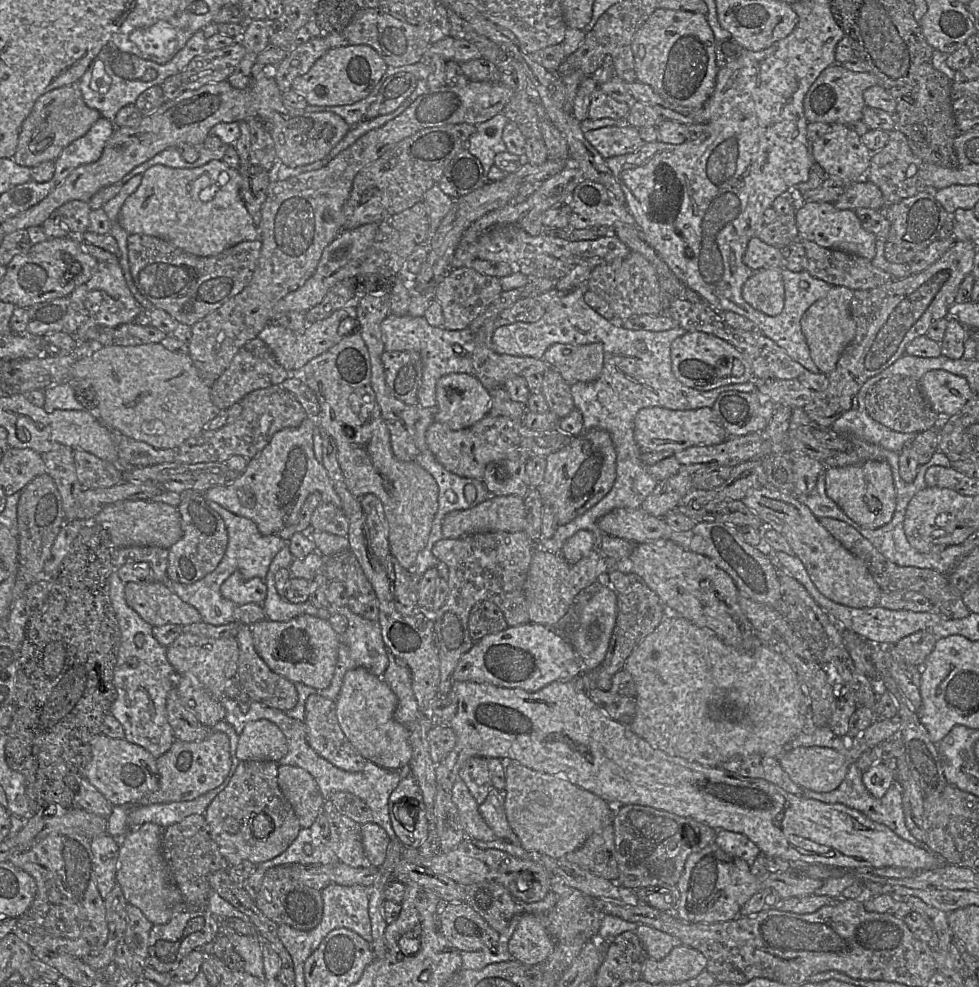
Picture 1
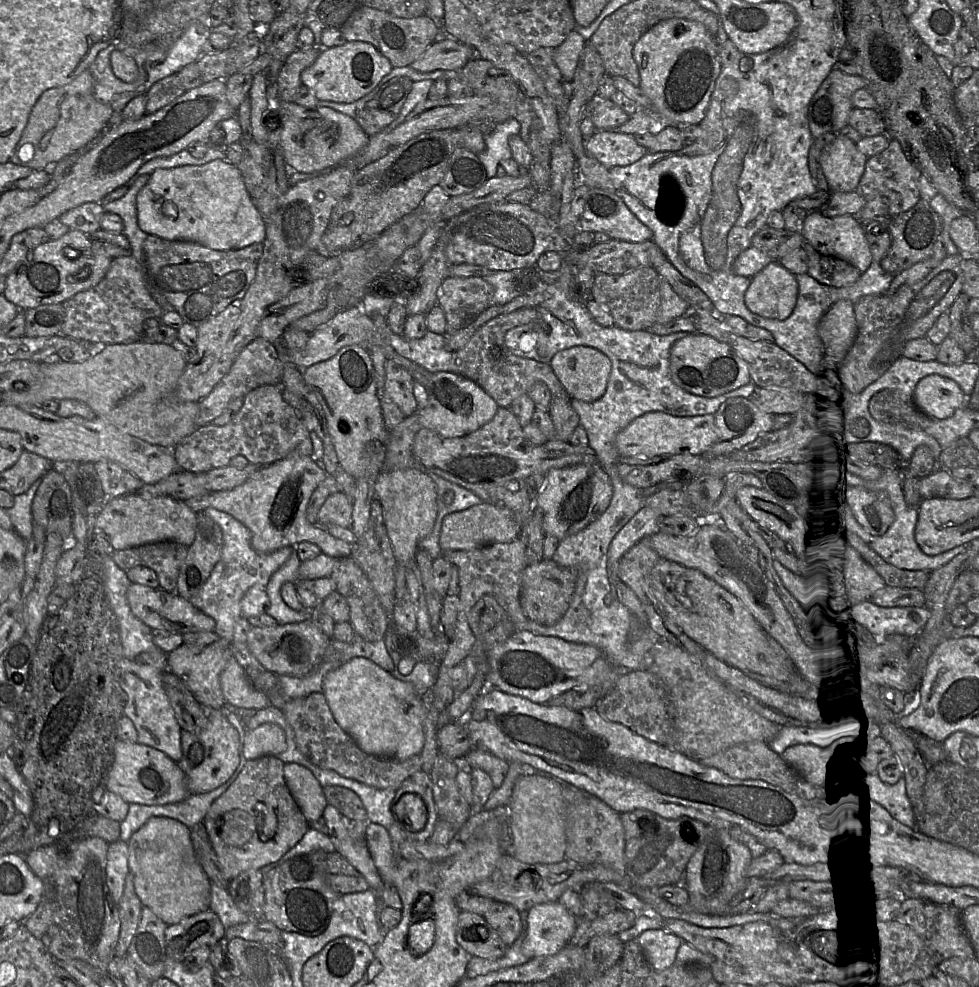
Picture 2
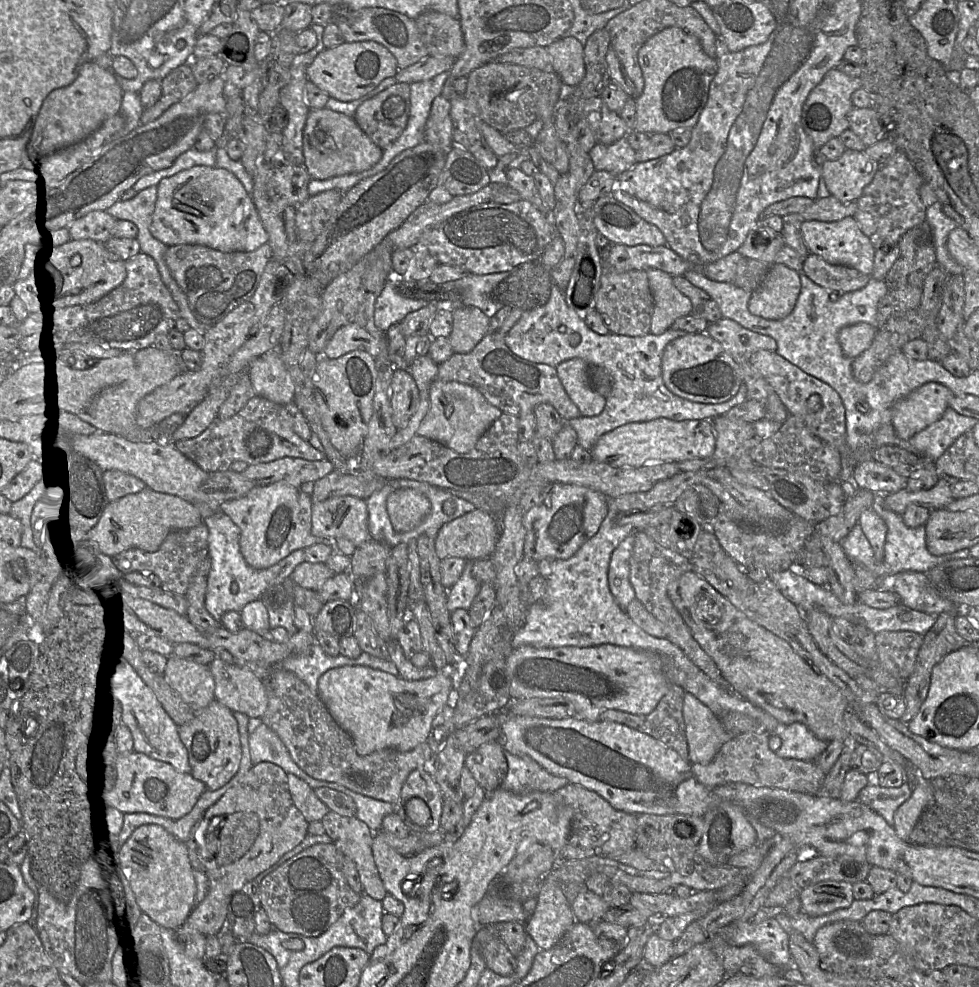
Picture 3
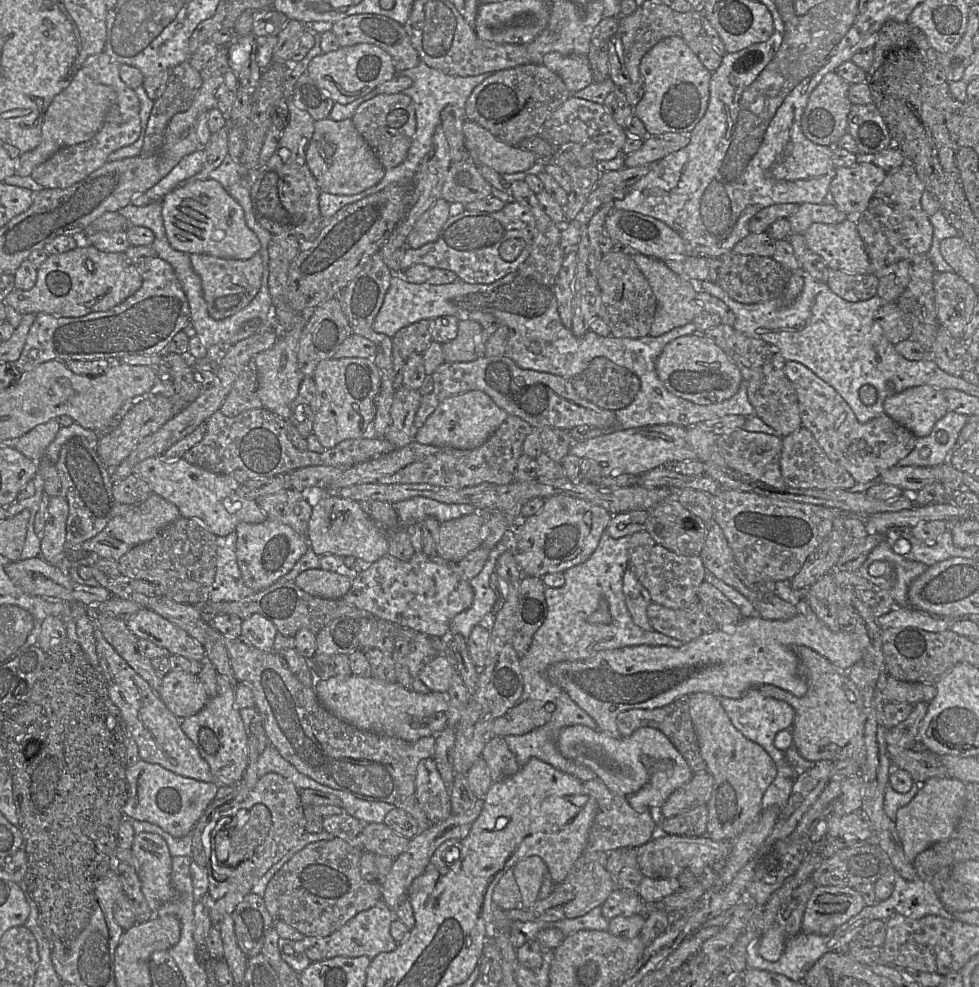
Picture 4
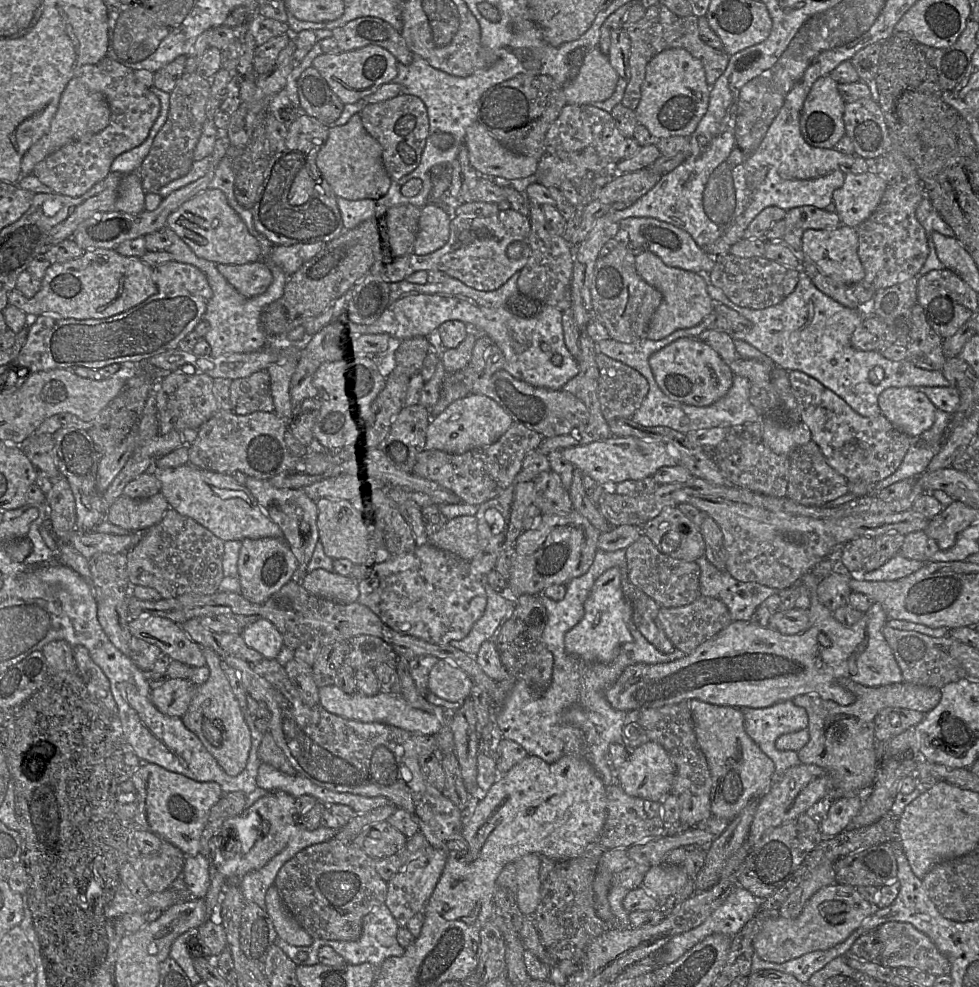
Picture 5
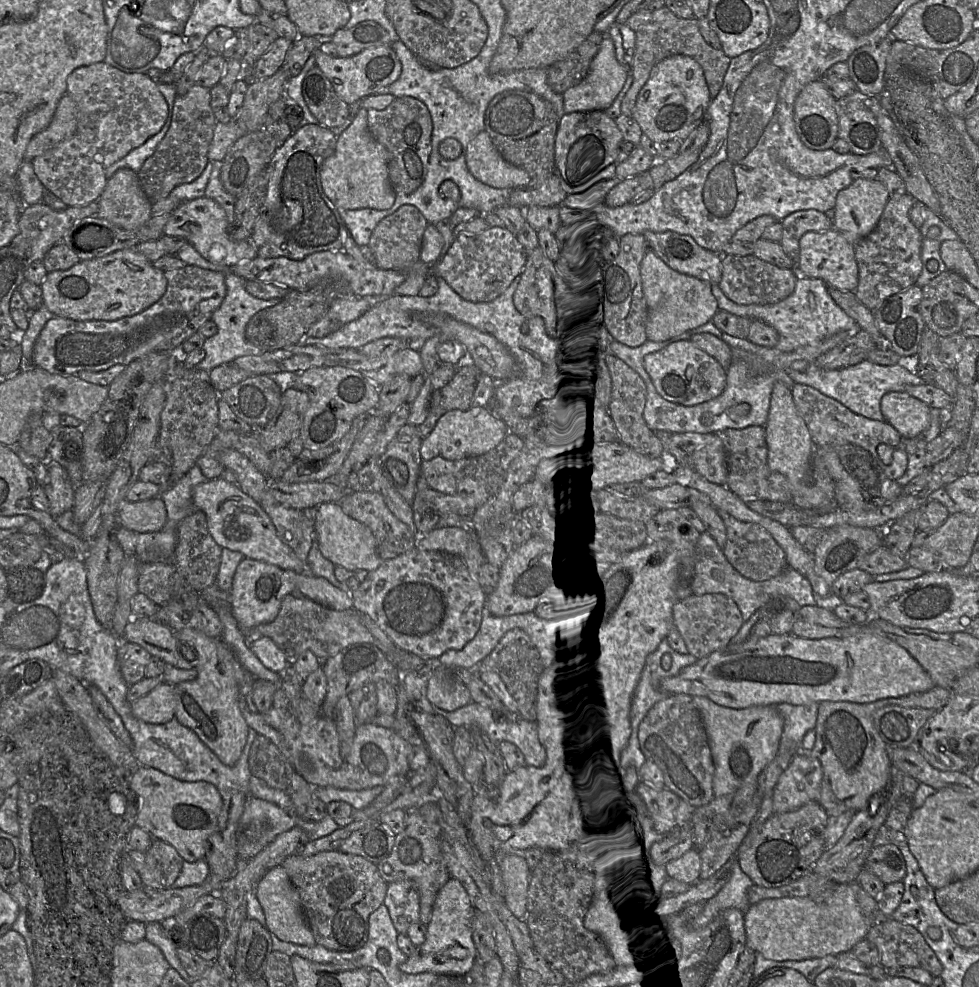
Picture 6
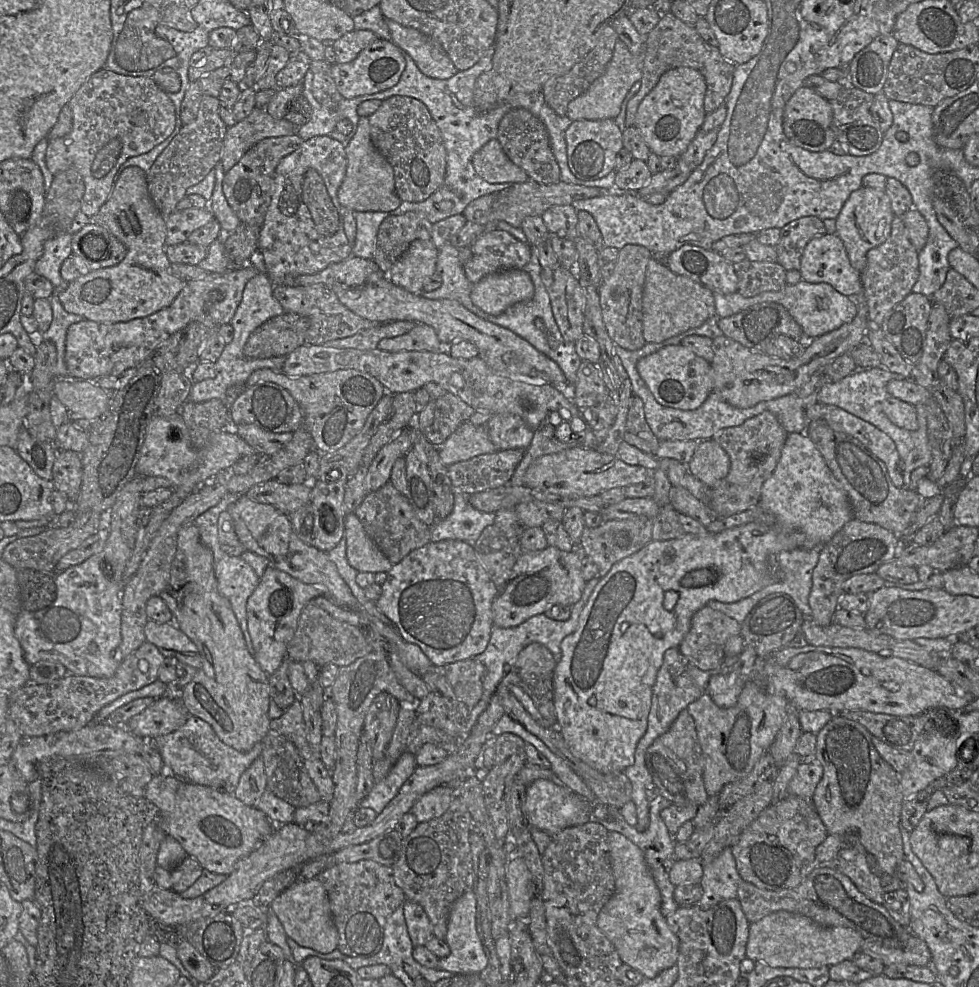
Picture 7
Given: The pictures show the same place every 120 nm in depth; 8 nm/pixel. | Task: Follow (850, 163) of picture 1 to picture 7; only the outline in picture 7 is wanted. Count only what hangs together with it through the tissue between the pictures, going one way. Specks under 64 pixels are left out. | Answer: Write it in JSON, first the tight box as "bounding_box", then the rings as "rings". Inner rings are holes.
{"bounding_box":[835,187,894,273],"rings":[[[860,187],[850,194],[835,219],[835,234],[842,241],[852,267],[861,273],[867,263],[867,252],[889,236],[894,218],[890,199],[884,190]]]}

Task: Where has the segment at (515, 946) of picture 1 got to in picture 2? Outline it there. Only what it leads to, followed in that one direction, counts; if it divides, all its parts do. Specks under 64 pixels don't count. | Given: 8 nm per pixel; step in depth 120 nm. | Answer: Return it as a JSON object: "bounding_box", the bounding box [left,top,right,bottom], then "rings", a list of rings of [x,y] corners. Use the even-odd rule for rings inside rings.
{"bounding_box":[521,900,577,959],"rings":[[[558,900],[533,905],[527,911],[527,927],[521,952],[527,959],[556,954],[575,931],[577,918]]]}

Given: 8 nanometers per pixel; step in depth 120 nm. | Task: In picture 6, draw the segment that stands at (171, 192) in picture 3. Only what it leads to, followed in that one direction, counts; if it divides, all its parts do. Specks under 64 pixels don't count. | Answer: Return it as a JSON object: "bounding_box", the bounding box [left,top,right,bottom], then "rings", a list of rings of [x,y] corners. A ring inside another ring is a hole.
{"bounding_box":[163,196,257,267],"rings":[[[204,196],[183,202],[174,210],[163,233],[186,239],[203,258],[214,264],[232,267],[243,261],[255,259],[257,250],[251,240],[232,240],[229,236],[229,228],[225,210],[216,201]]]}

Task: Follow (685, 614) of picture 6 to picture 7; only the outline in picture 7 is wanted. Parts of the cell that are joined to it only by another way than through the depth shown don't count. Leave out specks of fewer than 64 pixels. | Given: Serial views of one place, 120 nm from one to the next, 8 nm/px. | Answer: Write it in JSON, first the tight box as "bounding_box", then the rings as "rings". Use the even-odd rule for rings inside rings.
{"bounding_box":[679,606,741,670],"rings":[[[705,606],[693,615],[689,631],[679,645],[680,652],[701,670],[717,670],[724,663],[727,641],[739,635],[741,628],[735,619]]]}

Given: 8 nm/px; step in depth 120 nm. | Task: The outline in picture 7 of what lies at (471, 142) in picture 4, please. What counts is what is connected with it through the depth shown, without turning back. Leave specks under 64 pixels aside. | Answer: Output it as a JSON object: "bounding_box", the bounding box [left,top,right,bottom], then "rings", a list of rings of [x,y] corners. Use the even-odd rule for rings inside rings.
{"bounding_box":[472,141,529,183],"rings":[[[488,141],[472,157],[476,173],[488,183],[523,183],[529,180],[526,172],[505,154],[499,141]]]}

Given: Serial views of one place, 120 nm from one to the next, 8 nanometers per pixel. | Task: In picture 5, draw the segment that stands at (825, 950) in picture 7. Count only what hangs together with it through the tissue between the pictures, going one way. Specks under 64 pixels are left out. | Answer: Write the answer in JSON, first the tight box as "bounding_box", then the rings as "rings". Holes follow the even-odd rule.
{"bounding_box":[753,886,875,964],"rings":[[[853,886],[822,887],[806,902],[794,919],[777,916],[767,920],[753,940],[754,952],[766,962],[781,964],[809,952],[828,950],[845,941],[875,911]]]}

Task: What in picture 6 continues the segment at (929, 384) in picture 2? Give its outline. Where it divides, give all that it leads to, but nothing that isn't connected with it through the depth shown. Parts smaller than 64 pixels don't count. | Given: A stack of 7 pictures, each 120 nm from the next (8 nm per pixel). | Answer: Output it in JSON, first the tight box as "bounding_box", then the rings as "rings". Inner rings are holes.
{"bounding_box":[880,392,931,439],"rings":[[[906,392],[885,394],[880,407],[885,421],[904,439],[915,438],[930,425],[931,408]]]}

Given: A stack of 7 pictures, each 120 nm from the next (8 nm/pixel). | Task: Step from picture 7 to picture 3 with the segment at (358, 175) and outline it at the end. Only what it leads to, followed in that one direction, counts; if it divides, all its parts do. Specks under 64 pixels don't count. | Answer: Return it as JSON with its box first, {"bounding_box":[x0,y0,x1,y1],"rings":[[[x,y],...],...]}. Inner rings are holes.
{"bounding_box":[303,107,383,180],"rings":[[[327,107],[310,109],[303,130],[303,155],[312,179],[326,180],[361,173],[376,165],[382,153],[383,150],[361,130],[353,117]]]}

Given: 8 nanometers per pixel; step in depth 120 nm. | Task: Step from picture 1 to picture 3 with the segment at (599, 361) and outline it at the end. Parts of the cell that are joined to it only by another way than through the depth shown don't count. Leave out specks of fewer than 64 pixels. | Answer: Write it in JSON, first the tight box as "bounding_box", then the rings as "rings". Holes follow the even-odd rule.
{"bounding_box":[555,358,606,416],"rings":[[[571,358],[555,368],[561,384],[581,415],[597,416],[603,411],[606,398],[591,386],[589,367],[581,358]]]}

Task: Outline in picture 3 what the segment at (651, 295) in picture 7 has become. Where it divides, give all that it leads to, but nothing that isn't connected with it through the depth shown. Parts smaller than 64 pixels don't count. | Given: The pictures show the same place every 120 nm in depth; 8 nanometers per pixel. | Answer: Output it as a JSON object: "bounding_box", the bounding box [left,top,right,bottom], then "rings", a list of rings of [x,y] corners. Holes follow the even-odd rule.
{"bounding_box":[646,268,692,335],"rings":[[[654,268],[646,271],[654,301],[650,333],[659,335],[669,330],[678,318],[691,314],[692,303],[675,287],[669,273]]]}

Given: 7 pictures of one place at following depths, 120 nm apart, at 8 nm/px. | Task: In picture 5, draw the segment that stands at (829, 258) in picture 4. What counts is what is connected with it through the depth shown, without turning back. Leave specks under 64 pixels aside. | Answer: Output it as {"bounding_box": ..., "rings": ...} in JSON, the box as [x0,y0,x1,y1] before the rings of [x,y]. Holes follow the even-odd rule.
{"bounding_box":[799,225,865,285],"rings":[[[840,225],[839,227],[834,228],[834,229],[808,229],[802,235],[801,253],[800,253],[799,257],[800,257],[800,266],[801,266],[801,257],[806,257],[806,258],[810,259],[811,261],[813,261],[821,269],[821,271],[824,274],[826,274],[827,276],[829,276],[837,281],[844,283],[846,285],[851,285],[851,284],[862,282],[864,279],[864,276],[865,276],[865,271],[864,271],[863,265],[858,256],[857,228],[849,227],[846,225]]]}

